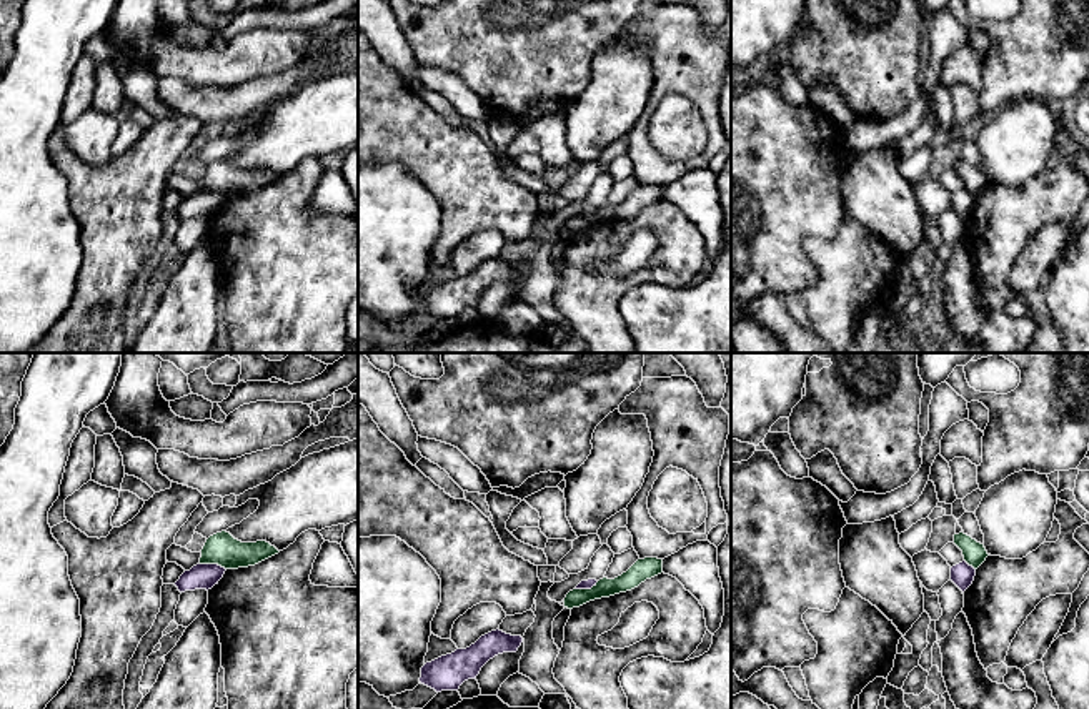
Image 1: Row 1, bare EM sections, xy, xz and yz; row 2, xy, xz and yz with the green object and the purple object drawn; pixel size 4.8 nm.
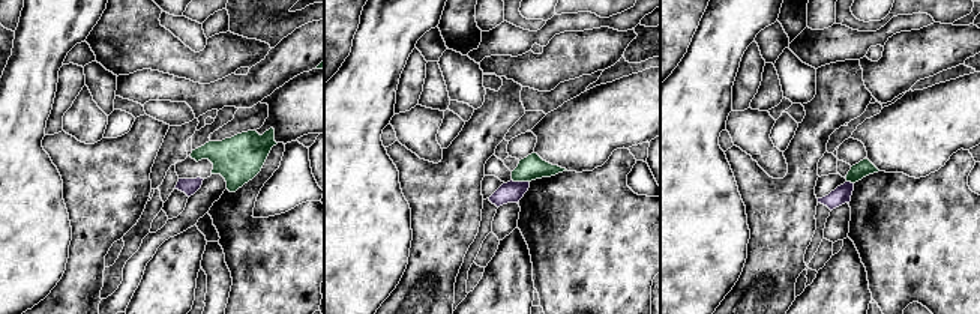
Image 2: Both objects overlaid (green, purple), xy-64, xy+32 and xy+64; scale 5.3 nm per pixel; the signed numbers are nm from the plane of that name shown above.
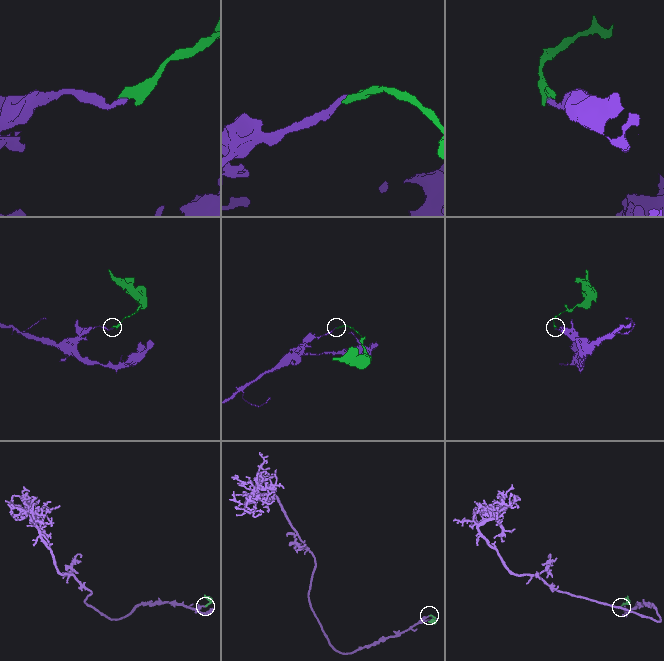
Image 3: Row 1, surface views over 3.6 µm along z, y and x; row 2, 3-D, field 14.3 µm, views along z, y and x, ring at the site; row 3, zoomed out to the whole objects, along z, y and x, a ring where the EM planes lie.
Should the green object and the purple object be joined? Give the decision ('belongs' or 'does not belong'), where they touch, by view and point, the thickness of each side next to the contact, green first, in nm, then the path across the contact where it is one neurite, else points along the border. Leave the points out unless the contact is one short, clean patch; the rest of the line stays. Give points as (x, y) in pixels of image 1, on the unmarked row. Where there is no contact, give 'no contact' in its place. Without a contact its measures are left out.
does not belong; contact xy (213, 190); calibres 160 and 130 nm; border xy (200, 190), (217, 190), (225, 197)

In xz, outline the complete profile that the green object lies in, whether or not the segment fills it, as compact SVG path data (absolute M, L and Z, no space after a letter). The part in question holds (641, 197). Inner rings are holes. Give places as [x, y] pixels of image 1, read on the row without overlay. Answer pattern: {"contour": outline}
{"contour": "M638 186L626 200L614 206L603 205L591 216L573 216L564 225L564 235L579 235L589 228L609 225L638 215L646 206L663 200L663 186Z"}

